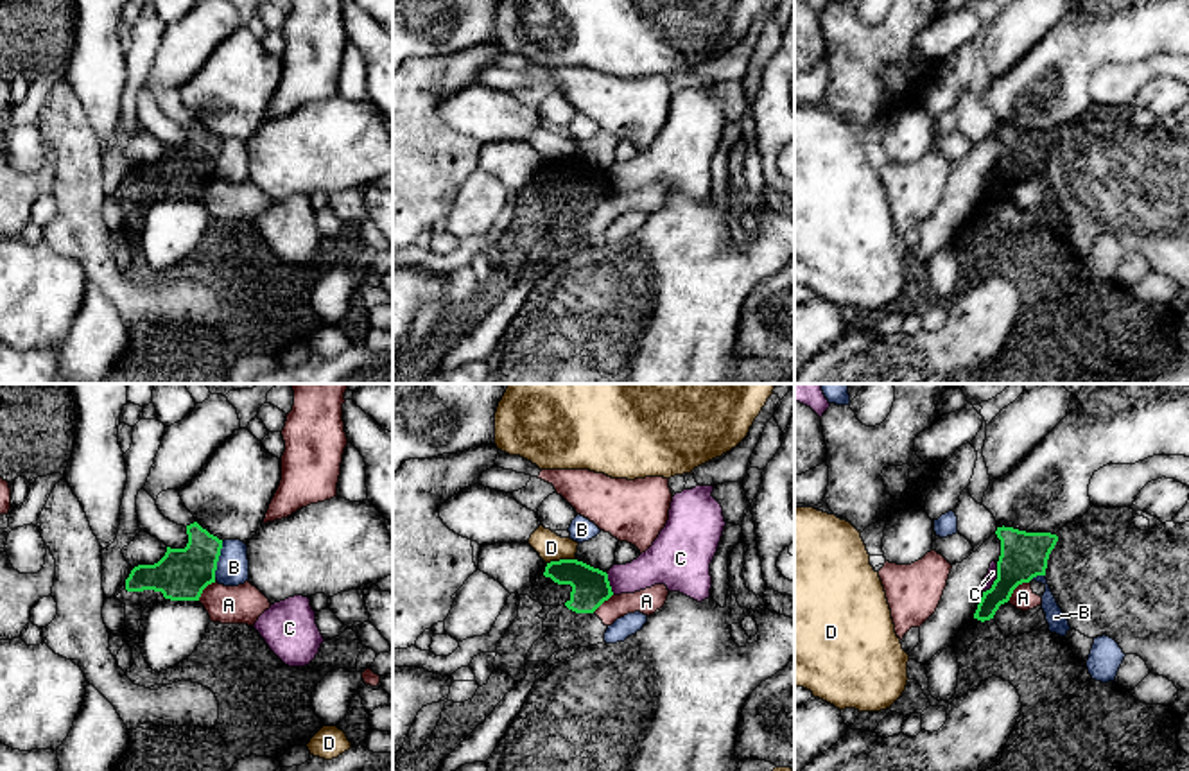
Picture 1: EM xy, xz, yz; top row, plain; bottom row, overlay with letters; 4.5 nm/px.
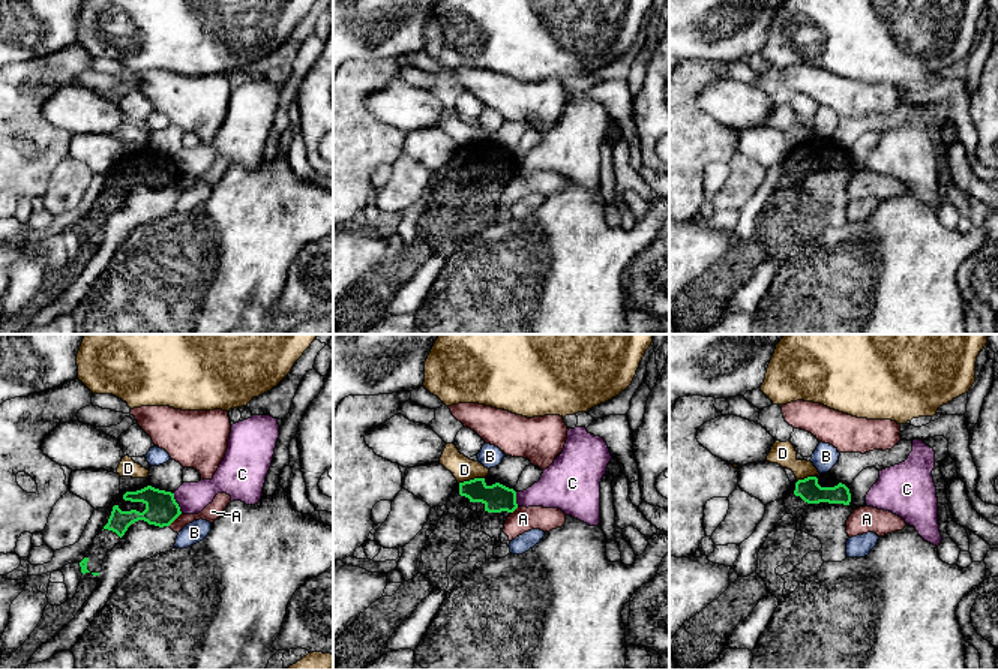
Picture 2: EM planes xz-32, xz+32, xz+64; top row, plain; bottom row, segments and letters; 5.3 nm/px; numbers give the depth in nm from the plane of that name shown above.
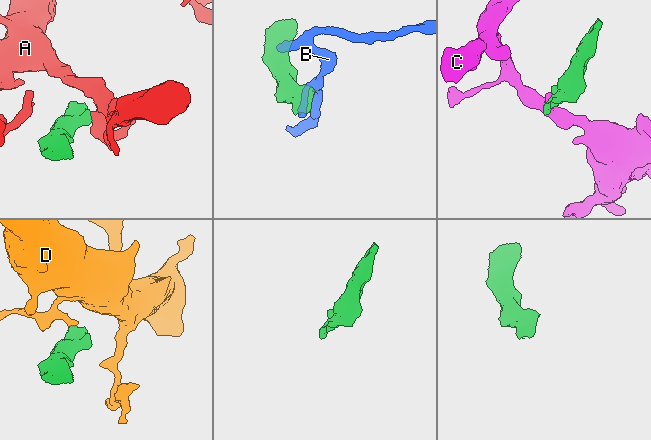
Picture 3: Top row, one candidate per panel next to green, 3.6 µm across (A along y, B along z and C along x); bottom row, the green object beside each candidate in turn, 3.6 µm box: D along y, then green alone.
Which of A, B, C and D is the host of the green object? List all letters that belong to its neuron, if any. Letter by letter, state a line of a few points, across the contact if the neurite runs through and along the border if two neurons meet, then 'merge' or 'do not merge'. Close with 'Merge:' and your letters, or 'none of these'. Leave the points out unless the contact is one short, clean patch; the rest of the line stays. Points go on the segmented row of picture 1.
A: yz (1028, 581), (1023, 581), (1008, 599) | do not merge
B: xy (223, 542), (214, 578) | do not merge
C: yz (998, 563), (998, 578), (983, 592) | do not merge
D: xz (574, 558), (560, 558), (547, 563) | do not merge
Merge: none of these

